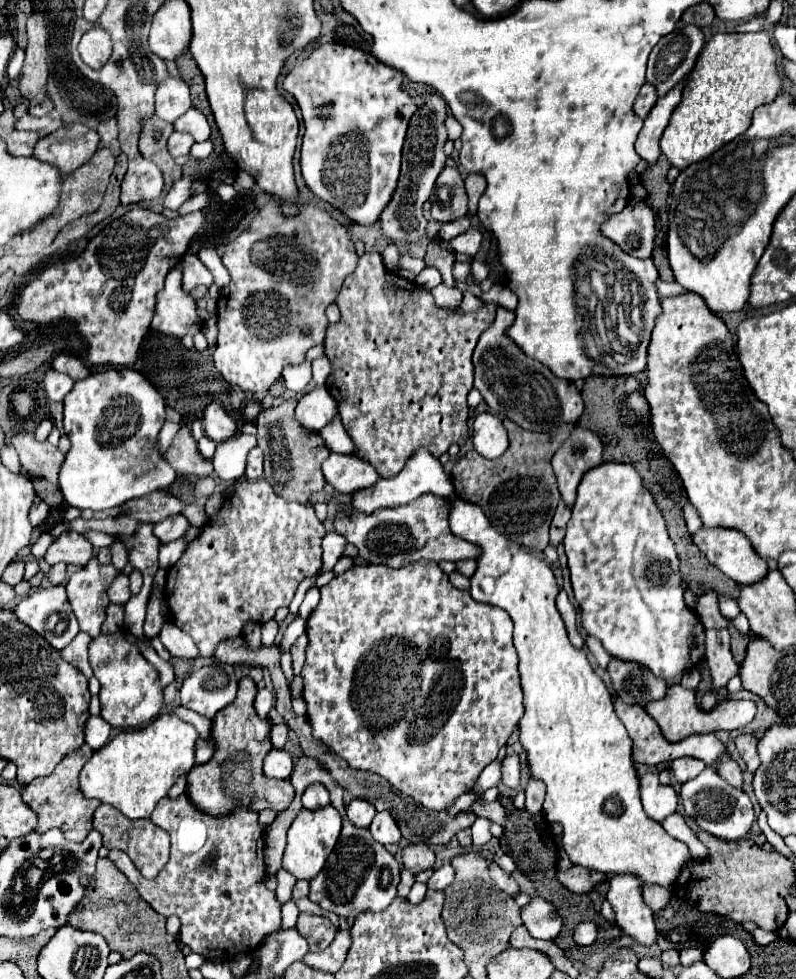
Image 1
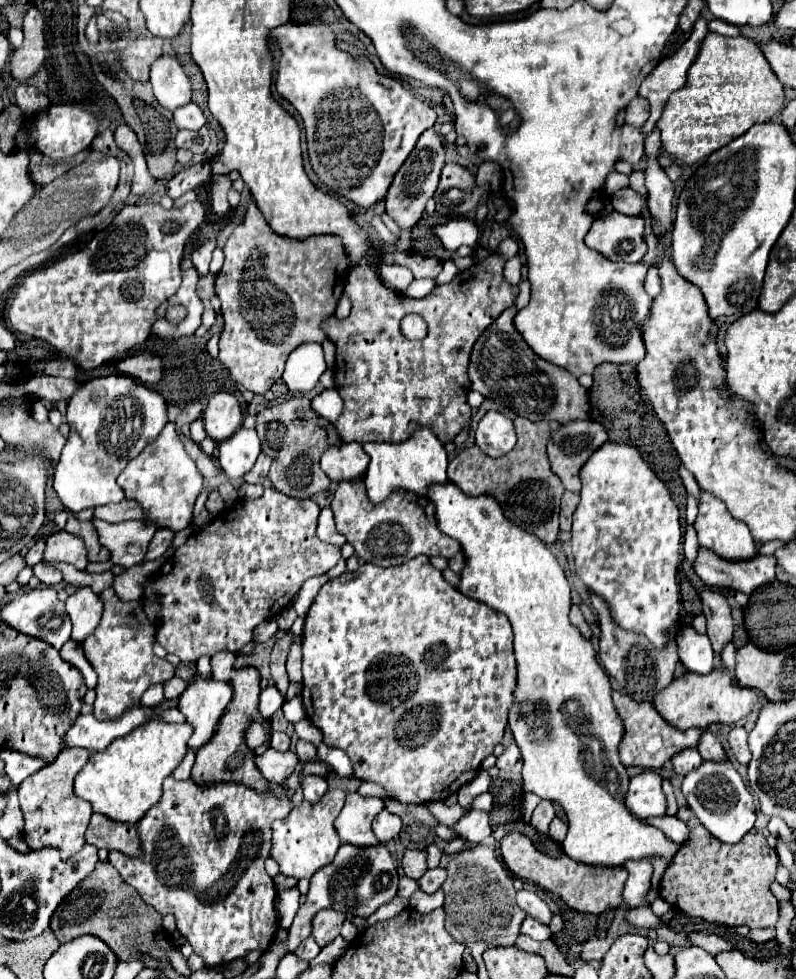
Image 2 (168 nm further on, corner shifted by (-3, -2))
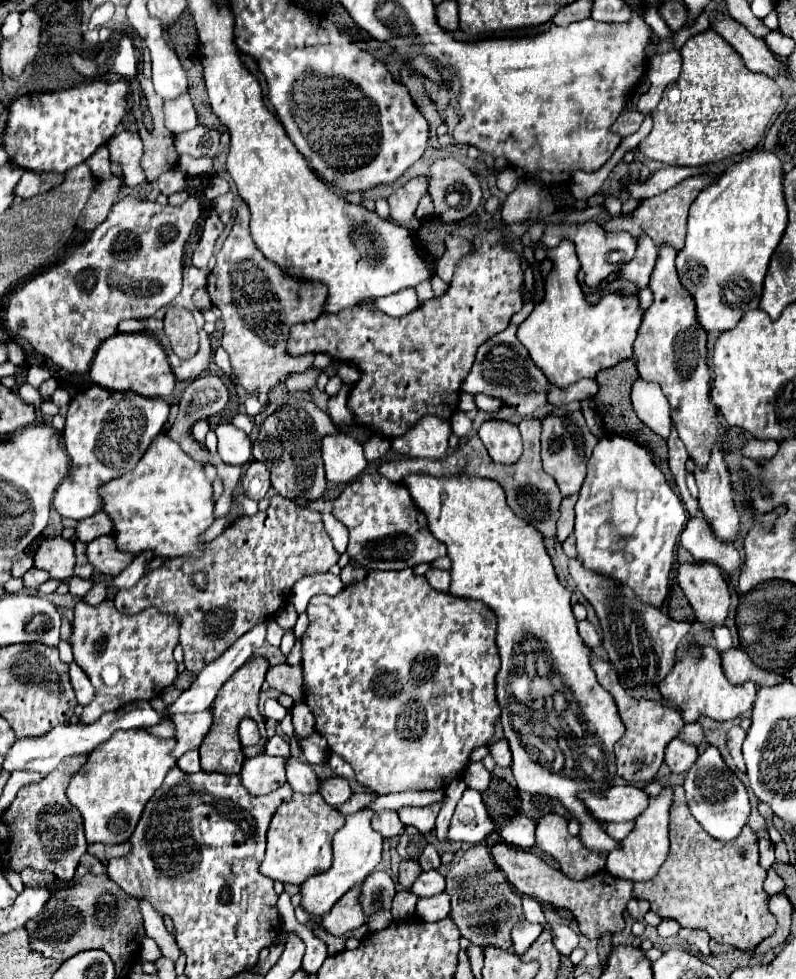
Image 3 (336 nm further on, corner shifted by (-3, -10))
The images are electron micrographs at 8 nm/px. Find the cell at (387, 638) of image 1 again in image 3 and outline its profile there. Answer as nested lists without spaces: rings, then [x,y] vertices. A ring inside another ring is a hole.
[[[412,568],[400,572],[368,572],[362,582],[342,588],[336,596],[316,596],[308,610],[310,626],[302,636],[302,668],[304,668],[304,700],[312,708],[316,732],[320,732],[328,748],[342,756],[356,772],[358,784],[374,794],[400,794],[408,790],[446,790],[452,780],[462,778],[470,764],[470,754],[478,746],[486,746],[494,736],[494,726],[500,720],[500,706],[496,700],[496,674],[500,670],[500,656],[496,648],[496,616],[482,602],[456,598],[434,590],[424,576],[414,574]]]

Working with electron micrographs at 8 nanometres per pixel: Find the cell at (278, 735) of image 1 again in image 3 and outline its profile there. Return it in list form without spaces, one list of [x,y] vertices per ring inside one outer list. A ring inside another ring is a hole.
[[[272,736],[266,744],[266,754],[288,758],[290,756],[290,744],[282,736]]]

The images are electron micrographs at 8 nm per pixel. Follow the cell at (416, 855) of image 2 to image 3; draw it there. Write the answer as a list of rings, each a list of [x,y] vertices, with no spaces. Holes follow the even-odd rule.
[[[402,860],[402,862],[400,862],[398,880],[400,880],[400,884],[402,884],[406,890],[410,890],[412,884],[416,882],[416,878],[420,876],[420,872],[422,872],[422,868],[420,868],[420,864],[418,864],[416,860]]]

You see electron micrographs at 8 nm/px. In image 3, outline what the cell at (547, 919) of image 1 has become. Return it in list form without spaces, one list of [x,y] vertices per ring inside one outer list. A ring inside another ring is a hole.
[[[522,920],[520,924],[514,926],[512,930],[512,946],[514,946],[514,952],[522,954],[540,934],[542,934],[542,924],[532,924],[528,920]]]

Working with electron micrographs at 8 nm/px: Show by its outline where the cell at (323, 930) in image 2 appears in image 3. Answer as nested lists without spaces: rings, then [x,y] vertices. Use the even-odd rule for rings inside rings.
[[[360,886],[348,890],[324,916],[322,916],[322,928],[330,932],[332,936],[344,936],[358,926],[366,922],[364,912],[358,906],[358,894]]]

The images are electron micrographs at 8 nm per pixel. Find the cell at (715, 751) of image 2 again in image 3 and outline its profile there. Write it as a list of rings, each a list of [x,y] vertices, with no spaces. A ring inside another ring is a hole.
[[[694,722],[694,724],[686,724],[680,732],[680,738],[684,742],[692,742],[694,746],[698,748],[704,748],[706,746],[706,736],[704,736],[704,730],[702,730],[702,724],[700,722]]]

